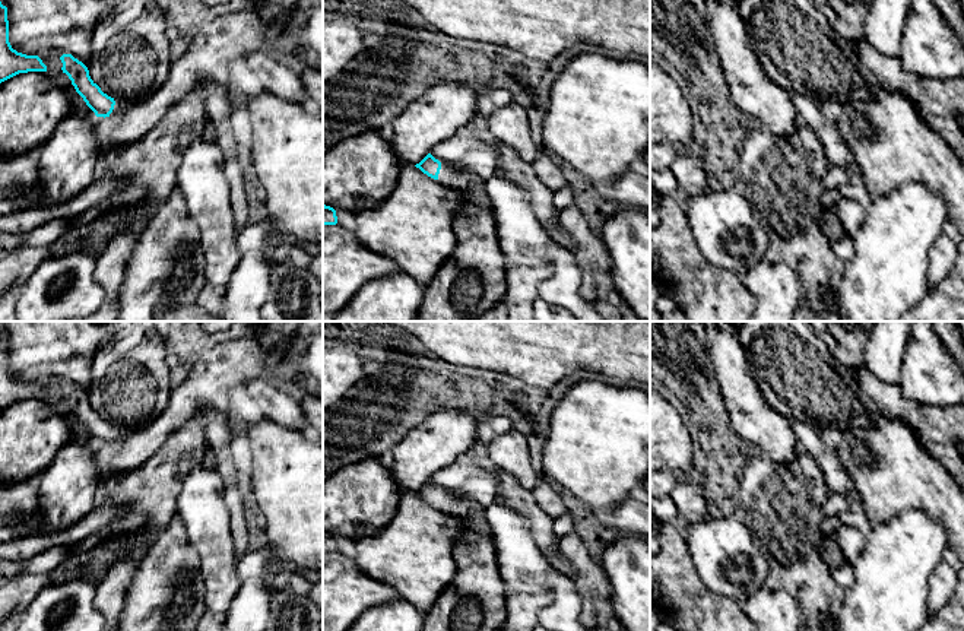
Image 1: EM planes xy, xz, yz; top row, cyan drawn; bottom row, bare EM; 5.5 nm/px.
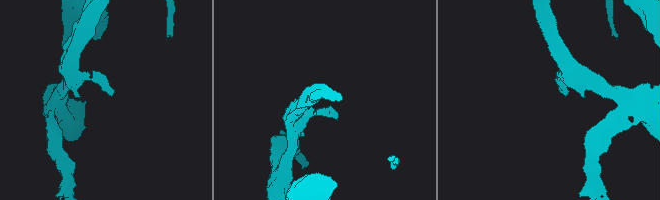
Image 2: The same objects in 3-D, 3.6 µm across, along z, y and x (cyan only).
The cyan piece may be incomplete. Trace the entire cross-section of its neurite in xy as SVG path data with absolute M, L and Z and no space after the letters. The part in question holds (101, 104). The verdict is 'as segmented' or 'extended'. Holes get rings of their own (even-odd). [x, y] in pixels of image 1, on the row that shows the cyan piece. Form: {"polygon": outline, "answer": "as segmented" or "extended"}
{"polygon": "M72 54L60 57L63 63L63 73L69 76L76 92L83 98L86 105L96 117L110 117L111 112L121 112L126 110L124 102L115 102L91 79L88 67L74 58Z", "answer": "extended"}

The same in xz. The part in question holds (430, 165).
{"polygon": "M428 153L419 164L415 165L428 177L438 180L441 184L467 193L475 188L475 180L472 175L457 171L456 168L441 164L431 153Z", "answer": "extended"}

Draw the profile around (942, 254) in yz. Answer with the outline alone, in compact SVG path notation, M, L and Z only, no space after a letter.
M946 222L944 232L929 251L929 285L935 288L951 270L957 257L960 234L952 222Z

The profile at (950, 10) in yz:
M932 0L941 16L964 45L964 15L958 0Z

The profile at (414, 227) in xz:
M402 165L391 194L375 207L355 213L355 234L425 288L454 254L454 218L462 200L460 191L415 165Z

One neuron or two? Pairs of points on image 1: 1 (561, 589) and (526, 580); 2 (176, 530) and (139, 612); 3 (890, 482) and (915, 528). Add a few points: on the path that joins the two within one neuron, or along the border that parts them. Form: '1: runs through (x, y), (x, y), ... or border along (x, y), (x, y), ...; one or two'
1: runs through (552, 582), (535, 580); one
2: runs through (171, 551), (170, 574), (159, 592); one
3: border along (938, 520), (920, 510), (903, 510), (874, 523); two

